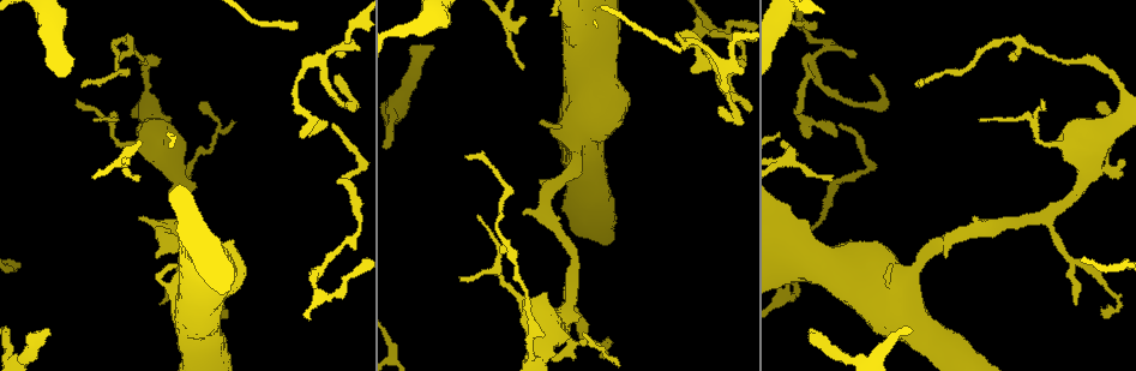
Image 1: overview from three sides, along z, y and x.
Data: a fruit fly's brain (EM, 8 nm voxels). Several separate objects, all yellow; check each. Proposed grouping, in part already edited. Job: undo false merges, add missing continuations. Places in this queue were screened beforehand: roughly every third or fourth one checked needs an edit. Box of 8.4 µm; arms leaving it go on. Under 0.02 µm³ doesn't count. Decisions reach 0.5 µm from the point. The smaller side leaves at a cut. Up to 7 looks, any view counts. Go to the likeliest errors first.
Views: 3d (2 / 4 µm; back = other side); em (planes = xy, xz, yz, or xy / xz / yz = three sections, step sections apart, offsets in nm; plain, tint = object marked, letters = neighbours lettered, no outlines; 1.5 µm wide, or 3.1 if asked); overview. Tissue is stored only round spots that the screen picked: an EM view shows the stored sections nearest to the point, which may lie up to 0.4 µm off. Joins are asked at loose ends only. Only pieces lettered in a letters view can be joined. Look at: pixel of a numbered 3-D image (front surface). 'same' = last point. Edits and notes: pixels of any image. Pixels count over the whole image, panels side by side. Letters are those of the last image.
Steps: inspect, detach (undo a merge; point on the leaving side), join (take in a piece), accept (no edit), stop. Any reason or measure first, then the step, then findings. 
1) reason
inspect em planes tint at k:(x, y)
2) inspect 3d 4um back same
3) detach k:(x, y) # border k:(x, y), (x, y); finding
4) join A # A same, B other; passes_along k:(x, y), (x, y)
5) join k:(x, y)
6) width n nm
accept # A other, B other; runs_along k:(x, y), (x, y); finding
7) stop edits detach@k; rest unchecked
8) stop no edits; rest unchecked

free end
inspect 3d 4um at 1:(138, 218)

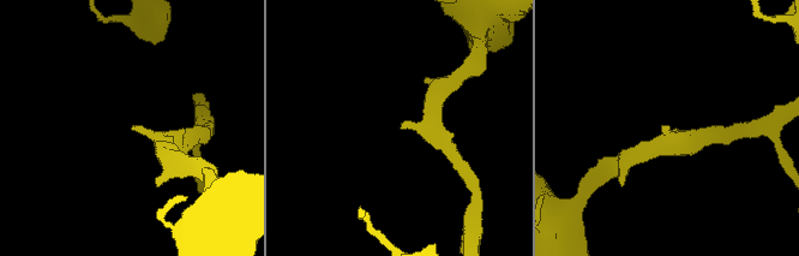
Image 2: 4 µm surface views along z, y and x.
inspect em planes letters at 2:(669, 130)

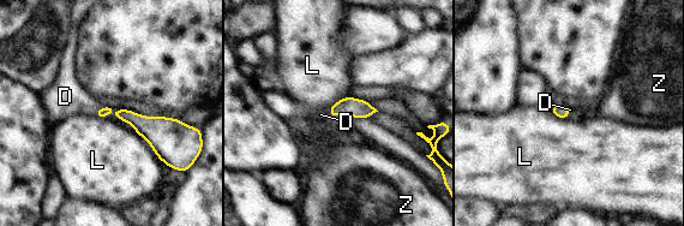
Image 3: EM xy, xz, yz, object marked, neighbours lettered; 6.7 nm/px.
longest_contact L 150 nm
join D # D same, L other, Z other; passes_along 3:(103, 112), (102, 116), (70, 97); the cell continues

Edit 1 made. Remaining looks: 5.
free end
inspect em planes letters at 1:(1102, 313)

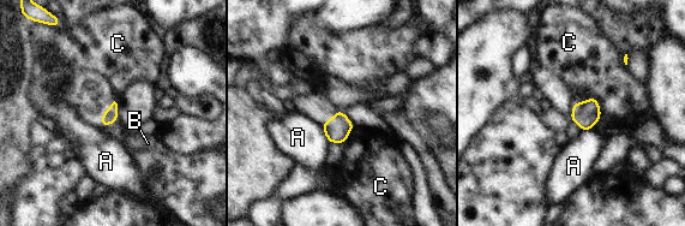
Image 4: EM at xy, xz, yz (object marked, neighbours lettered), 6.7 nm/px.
width 100 nm
accept # A other, B other, C other; border 4:(320, 126), (329, 142); no lettered piece goes on from it

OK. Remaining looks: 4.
thin end
inspect em planes letters at 1:(585, 333)

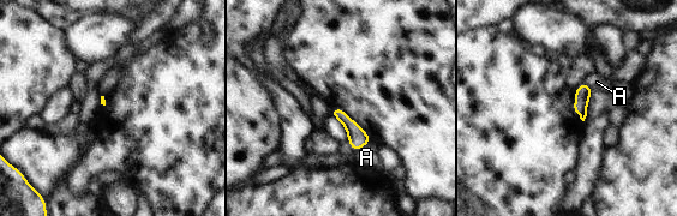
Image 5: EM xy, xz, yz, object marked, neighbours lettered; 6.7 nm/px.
accept # A other; border 5:(371, 140), (354, 151); none of them fits

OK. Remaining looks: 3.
stop edits join@3; rest unchecked

